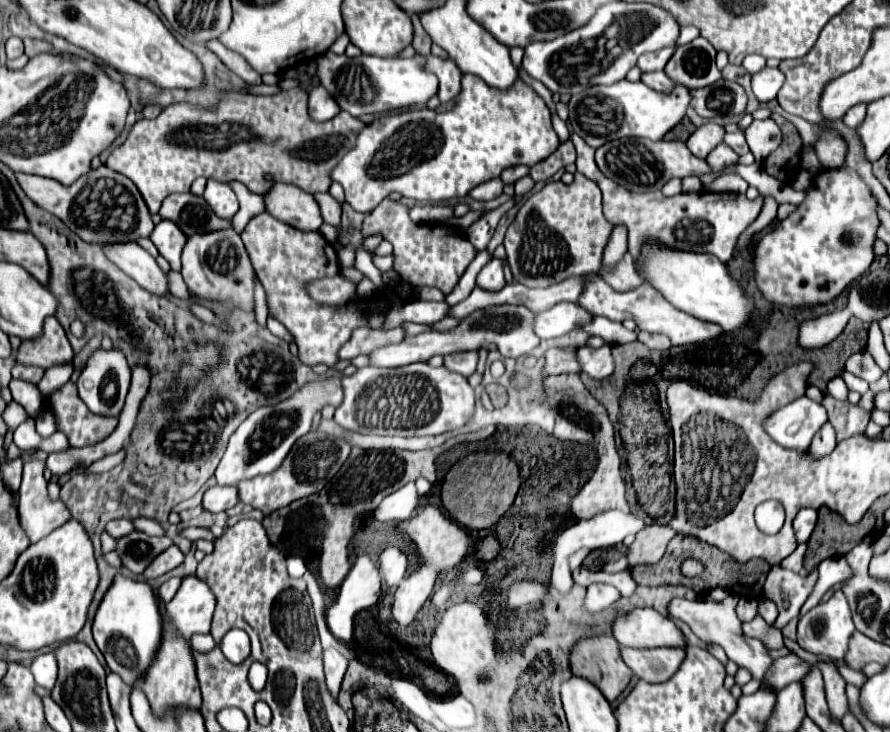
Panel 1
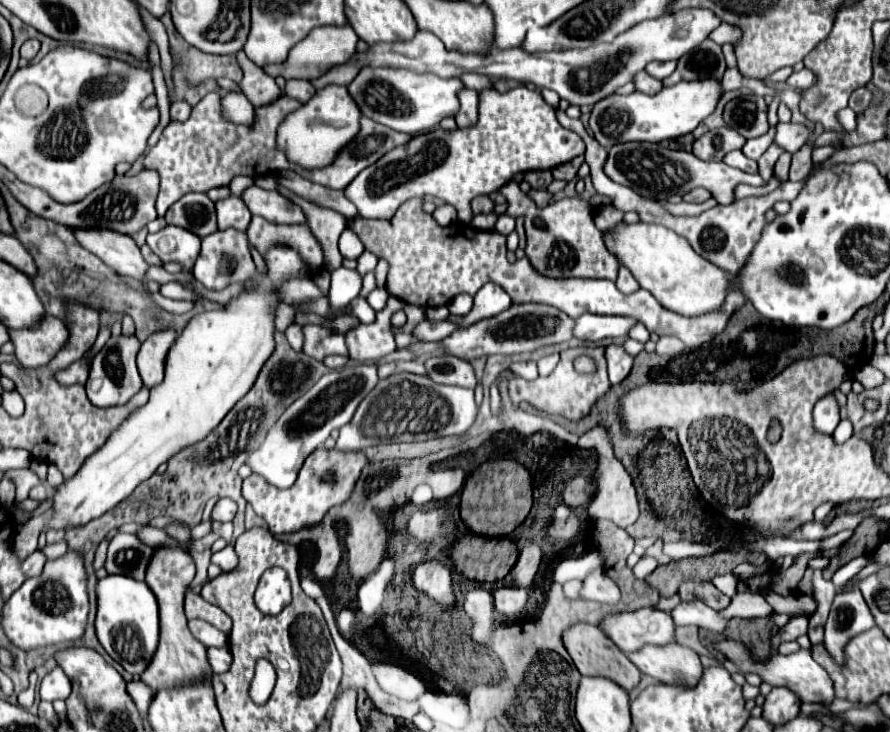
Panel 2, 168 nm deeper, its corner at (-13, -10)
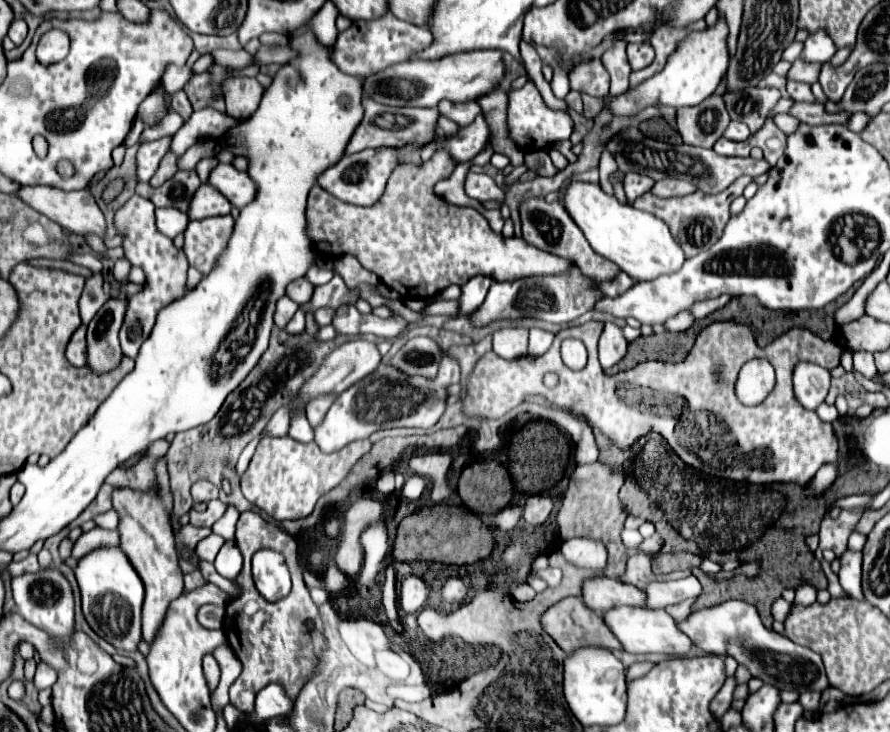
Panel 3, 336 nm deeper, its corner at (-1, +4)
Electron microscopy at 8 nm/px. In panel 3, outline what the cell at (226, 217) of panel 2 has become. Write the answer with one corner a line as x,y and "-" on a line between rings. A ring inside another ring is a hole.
202,183
190,201
188,219
198,221
198,219
214,217
214,215
226,215
226,213
230,213
230,209
232,209
230,201
222,193
218,193
218,189

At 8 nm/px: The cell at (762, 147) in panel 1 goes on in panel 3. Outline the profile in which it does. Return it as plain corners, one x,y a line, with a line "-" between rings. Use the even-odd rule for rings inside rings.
796,103
790,109
790,115
798,117
798,121
804,121
808,125
824,125
824,123
848,123
850,113
826,113
824,105
814,103

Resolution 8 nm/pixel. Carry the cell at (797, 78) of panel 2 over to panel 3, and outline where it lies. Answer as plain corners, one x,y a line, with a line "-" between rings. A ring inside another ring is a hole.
812,33
804,41
802,59
816,61
816,63
826,63
834,57
836,51
838,51
838,47
834,45
834,41
830,41
830,37
826,37
826,33

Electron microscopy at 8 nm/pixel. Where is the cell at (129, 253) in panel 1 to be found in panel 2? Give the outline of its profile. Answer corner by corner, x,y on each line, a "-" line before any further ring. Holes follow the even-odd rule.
90,229
90,231
74,231
78,243
90,253
98,255
108,267
112,267
122,277
132,277
142,281
148,263
140,253
140,247
128,235
118,235
108,229

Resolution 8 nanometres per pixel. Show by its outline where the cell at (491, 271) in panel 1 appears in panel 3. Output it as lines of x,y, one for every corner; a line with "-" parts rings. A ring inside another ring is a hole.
486,275
472,277
464,287
462,287
462,297
460,297
460,315
474,313
482,301
486,299
488,287
492,285
492,279

